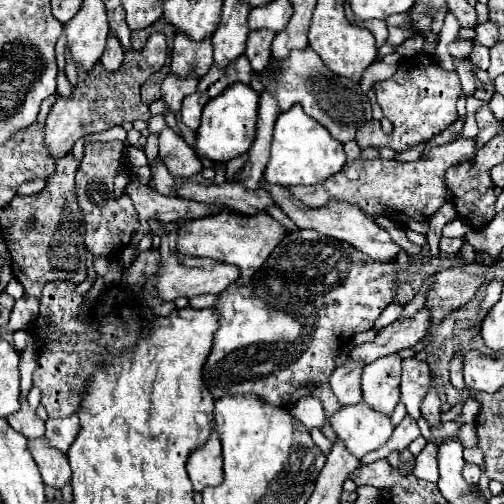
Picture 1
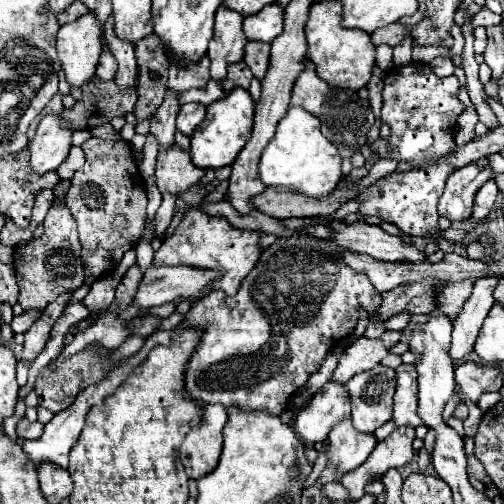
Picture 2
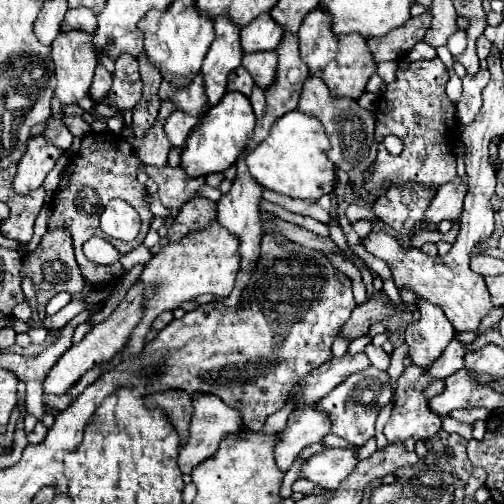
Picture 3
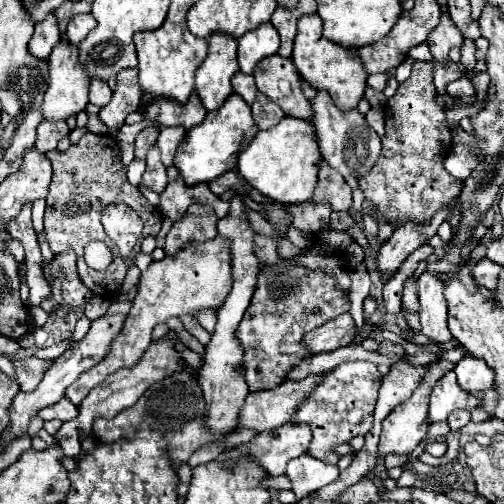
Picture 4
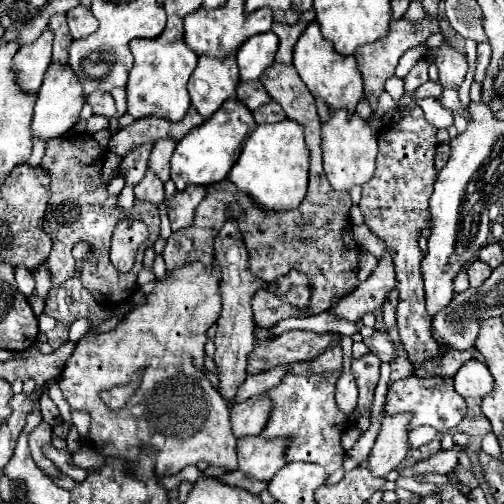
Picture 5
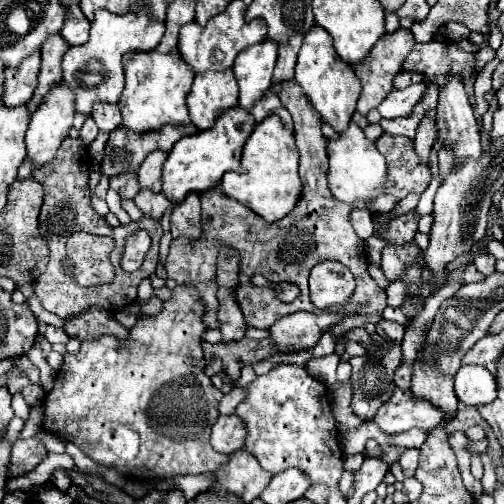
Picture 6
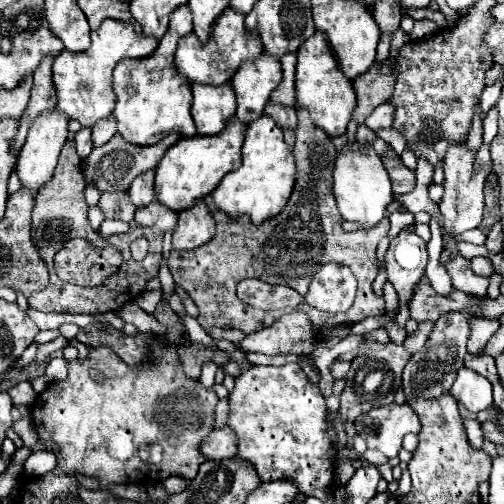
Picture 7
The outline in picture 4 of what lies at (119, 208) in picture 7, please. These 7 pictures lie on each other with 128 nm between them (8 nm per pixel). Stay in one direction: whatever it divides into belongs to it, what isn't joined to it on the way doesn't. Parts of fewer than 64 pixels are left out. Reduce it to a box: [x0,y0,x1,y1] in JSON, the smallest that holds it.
[136,128,158,158]

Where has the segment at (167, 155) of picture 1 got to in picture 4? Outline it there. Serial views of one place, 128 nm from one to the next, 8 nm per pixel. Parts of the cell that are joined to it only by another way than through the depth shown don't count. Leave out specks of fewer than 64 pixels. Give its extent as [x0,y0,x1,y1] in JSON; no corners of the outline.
[127,158,229,222]

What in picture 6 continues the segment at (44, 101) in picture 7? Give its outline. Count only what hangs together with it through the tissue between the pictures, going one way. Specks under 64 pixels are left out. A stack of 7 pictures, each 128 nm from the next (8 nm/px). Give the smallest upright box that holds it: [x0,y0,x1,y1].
[28,34,70,114]

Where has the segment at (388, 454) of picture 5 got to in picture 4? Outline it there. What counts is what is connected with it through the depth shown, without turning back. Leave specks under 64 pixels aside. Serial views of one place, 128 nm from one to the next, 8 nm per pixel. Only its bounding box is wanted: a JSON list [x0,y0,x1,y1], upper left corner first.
[380,360,454,456]

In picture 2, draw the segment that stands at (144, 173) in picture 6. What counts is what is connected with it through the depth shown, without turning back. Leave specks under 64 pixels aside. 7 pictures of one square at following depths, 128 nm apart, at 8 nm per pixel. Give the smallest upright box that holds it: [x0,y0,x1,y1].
[176,104,206,136]

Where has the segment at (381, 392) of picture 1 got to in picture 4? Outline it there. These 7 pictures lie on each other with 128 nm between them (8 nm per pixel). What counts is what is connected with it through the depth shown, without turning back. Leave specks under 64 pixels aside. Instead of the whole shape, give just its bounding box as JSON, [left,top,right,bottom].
[294,362,382,464]

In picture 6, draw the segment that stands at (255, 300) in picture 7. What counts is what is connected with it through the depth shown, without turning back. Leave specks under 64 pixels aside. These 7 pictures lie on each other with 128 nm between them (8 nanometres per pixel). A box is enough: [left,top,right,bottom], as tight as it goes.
[274,284,300,302]

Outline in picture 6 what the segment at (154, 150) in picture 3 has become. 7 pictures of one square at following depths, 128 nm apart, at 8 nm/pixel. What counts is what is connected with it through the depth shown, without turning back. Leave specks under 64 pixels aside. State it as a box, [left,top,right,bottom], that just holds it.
[134,190,170,218]

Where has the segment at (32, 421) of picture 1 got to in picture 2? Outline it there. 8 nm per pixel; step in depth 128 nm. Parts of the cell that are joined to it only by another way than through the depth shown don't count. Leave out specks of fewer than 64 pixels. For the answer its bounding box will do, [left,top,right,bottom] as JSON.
[16,418,44,440]

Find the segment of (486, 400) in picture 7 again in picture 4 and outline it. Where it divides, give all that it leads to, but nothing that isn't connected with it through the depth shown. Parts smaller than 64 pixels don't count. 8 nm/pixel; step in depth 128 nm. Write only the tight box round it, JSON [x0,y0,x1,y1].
[454,356,494,392]

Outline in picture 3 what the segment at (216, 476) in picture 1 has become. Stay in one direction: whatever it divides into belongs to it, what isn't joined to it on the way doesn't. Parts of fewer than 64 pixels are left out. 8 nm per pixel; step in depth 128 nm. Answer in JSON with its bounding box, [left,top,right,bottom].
[178,394,244,474]

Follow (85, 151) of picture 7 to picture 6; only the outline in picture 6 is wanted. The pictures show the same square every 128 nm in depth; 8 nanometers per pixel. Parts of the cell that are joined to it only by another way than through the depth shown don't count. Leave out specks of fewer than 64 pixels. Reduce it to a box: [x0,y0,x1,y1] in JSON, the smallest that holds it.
[80,118,98,146]

